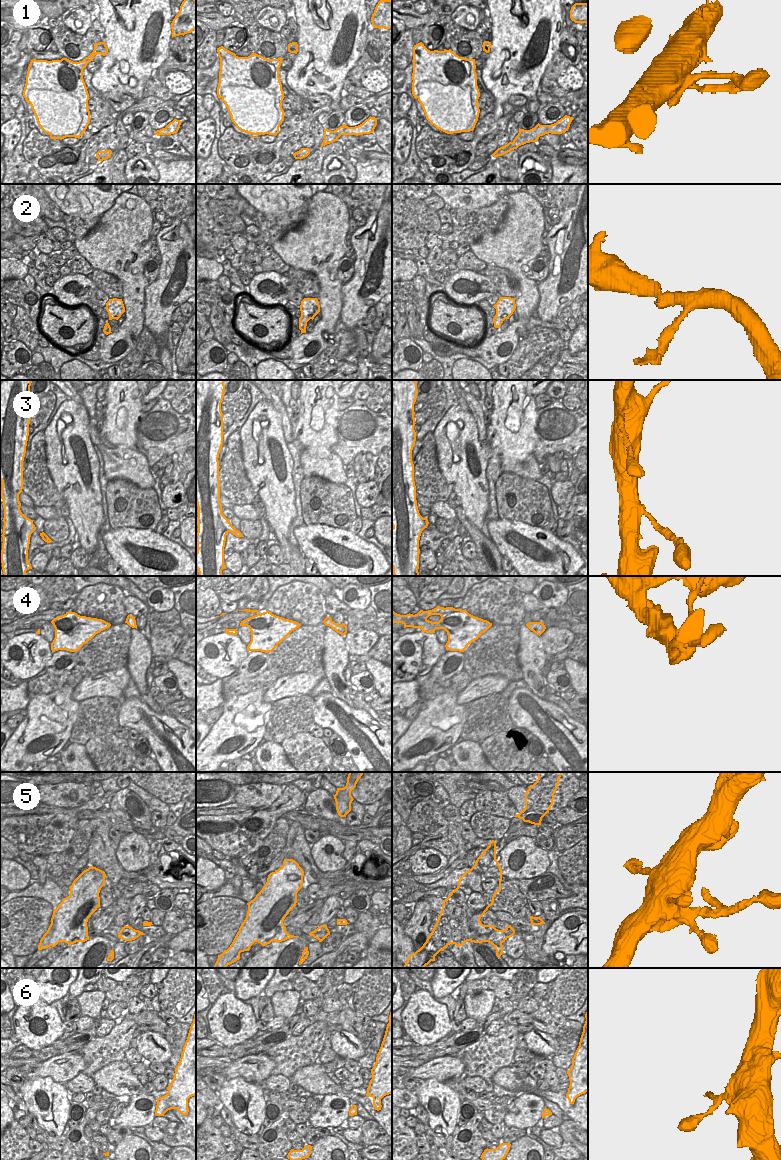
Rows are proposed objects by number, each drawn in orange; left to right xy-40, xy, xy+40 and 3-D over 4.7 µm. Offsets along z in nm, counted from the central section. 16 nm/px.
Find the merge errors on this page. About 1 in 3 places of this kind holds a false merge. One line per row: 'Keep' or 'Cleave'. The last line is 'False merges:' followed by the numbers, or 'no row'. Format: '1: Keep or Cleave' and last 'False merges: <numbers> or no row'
1: Keep
2: Keep
3: Keep
4: Keep
5: Keep
6: Keep
False merges: no row.

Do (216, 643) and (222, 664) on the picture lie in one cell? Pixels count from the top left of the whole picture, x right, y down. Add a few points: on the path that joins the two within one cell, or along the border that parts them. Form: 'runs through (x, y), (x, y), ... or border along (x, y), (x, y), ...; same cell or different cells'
runs through (218, 648), (221, 659); same cell

